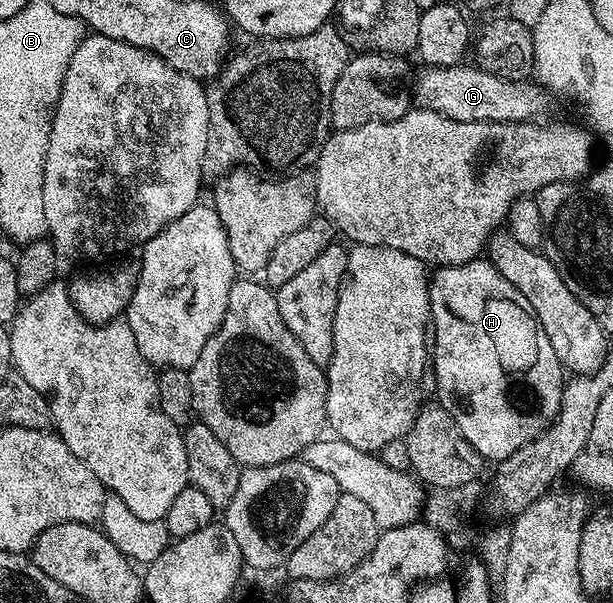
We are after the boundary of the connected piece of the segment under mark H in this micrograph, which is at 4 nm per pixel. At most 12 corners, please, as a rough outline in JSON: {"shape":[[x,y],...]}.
{"shape":[[489,260],[430,280],[437,401],[482,459],[550,427],[563,364]]}

